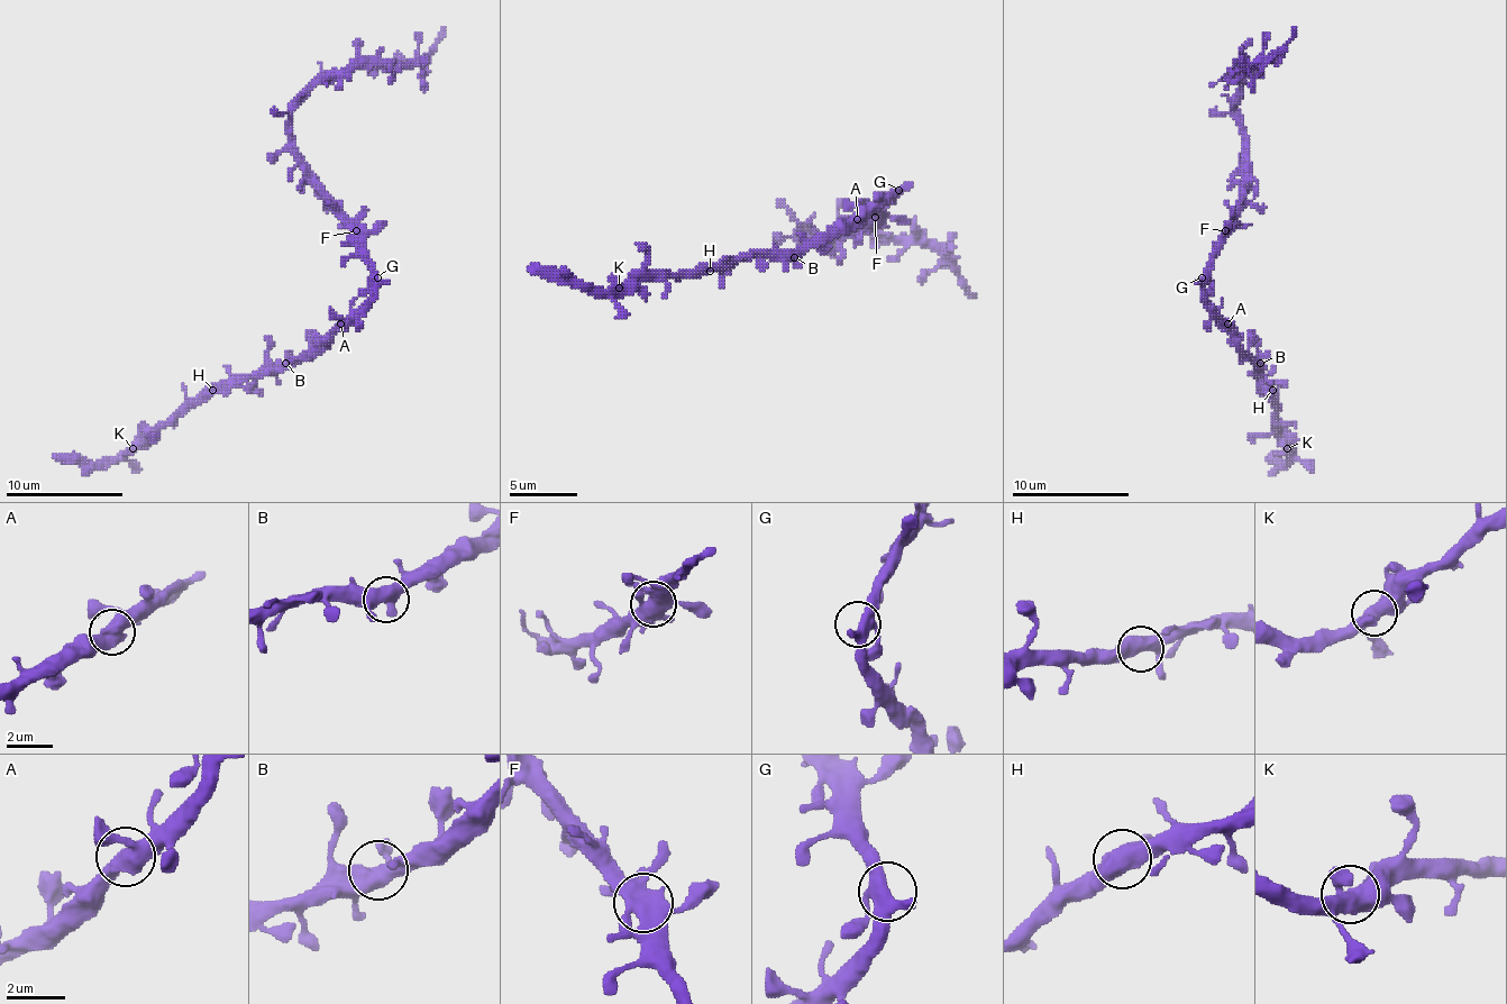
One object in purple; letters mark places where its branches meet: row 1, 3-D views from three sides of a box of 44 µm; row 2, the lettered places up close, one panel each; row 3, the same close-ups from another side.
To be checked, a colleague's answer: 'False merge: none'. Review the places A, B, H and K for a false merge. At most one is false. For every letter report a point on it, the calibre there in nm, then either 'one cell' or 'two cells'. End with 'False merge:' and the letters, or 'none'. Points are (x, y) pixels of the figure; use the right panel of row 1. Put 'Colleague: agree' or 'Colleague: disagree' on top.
Colleague: agree
A: (1227, 323) | 480 nm | one cell
B: (1260, 363) | 480 nm | one cell
H: (1272, 390) | 500 nm | one cell
K: (1287, 448) | 480 nm | one cell
False merge: none

